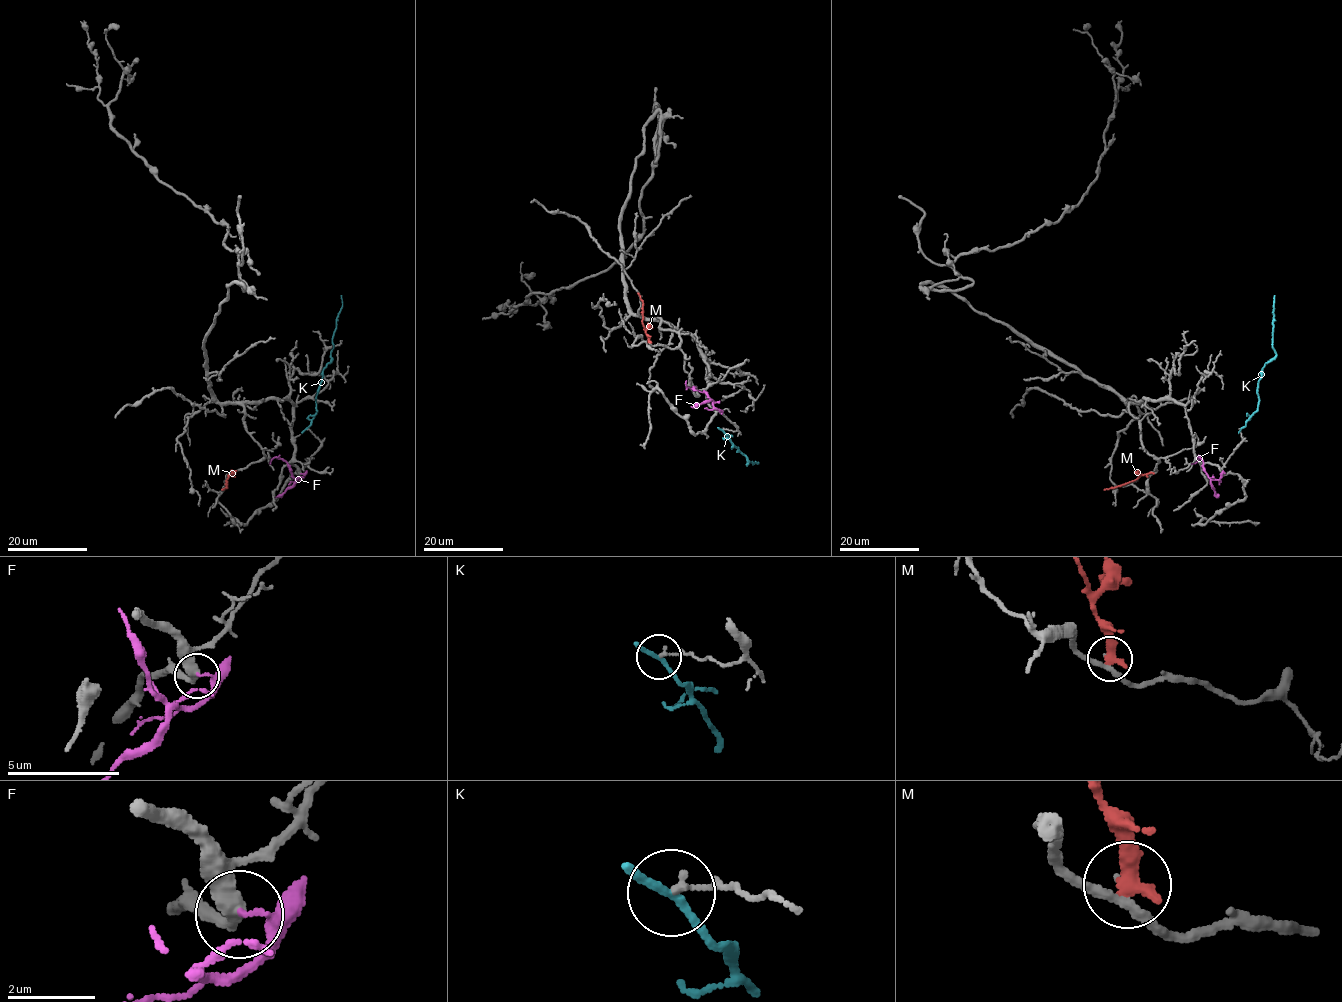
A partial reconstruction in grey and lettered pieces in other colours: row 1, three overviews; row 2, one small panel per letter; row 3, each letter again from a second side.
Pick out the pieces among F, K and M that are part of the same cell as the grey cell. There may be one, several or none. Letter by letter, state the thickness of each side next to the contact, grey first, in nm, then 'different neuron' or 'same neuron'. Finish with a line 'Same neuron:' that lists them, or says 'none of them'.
F: 340 nm thick on the grey side, 130 nm on the other; different neuron
K: 160 nm thick on the grey side, 170 nm on the other; different neuron
M: 240 nm thick on the grey side, 380 nm on the other; different neuron
Same neuron: none of them

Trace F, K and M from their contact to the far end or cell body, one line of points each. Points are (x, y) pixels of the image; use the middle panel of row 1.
F: (716, 410), (719, 410), (704, 392), (686, 386), (686, 380)
K: (722, 430), (732, 448), (746, 457), (747, 465), (749, 461), (757, 464)
M: (648, 341), (642, 323), (642, 300), (637, 292)

